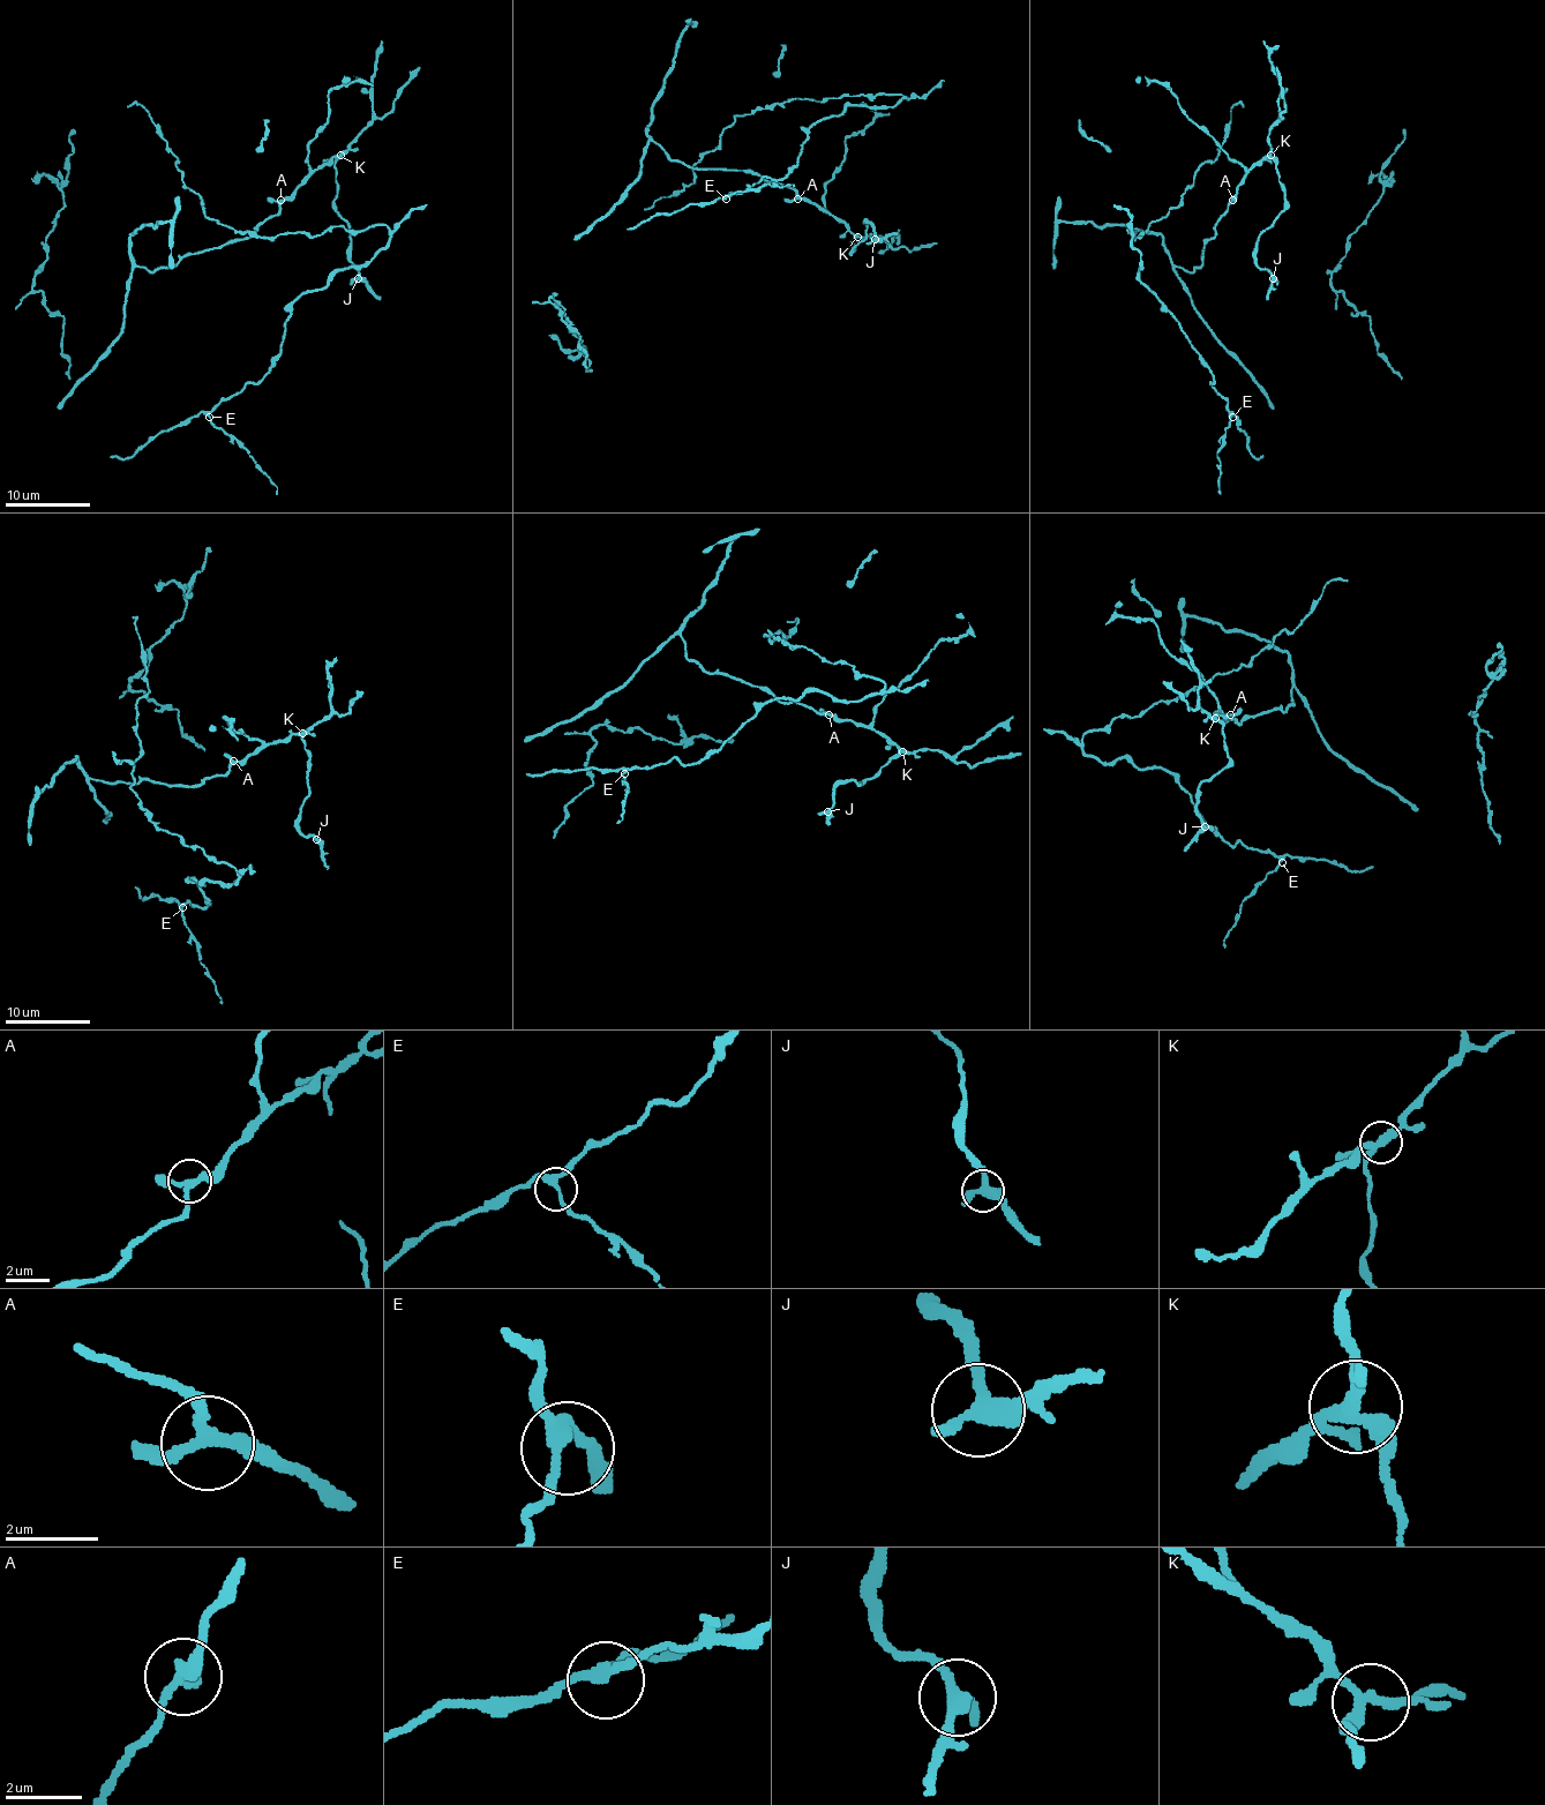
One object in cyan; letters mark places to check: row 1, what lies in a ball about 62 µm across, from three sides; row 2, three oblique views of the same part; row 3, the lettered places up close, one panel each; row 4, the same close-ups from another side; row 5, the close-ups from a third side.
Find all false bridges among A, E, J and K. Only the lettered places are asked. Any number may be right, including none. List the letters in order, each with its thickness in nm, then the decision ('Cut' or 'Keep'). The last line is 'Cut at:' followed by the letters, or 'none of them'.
A: Thickness 240 nm. Keep
E: Thickness 200 nm. Keep
J: Thickness 320 nm. Keep
K: Thickness 280 nm. Keep
Cut at: none of them

